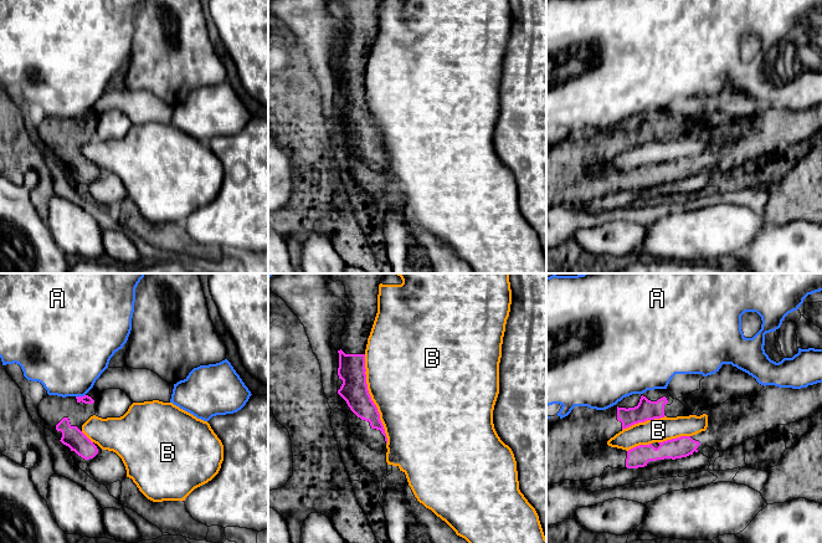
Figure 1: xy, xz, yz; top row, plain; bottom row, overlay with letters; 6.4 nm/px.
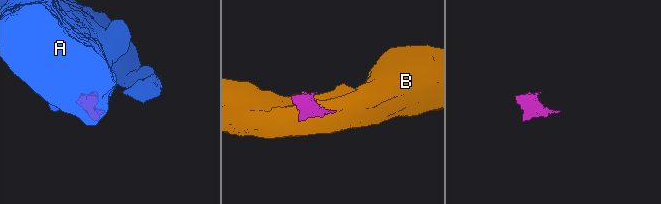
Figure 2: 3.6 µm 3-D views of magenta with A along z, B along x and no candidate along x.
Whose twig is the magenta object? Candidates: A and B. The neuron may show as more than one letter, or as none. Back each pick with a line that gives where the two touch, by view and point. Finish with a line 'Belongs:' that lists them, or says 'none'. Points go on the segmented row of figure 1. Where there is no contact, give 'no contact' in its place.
Belongs: none

